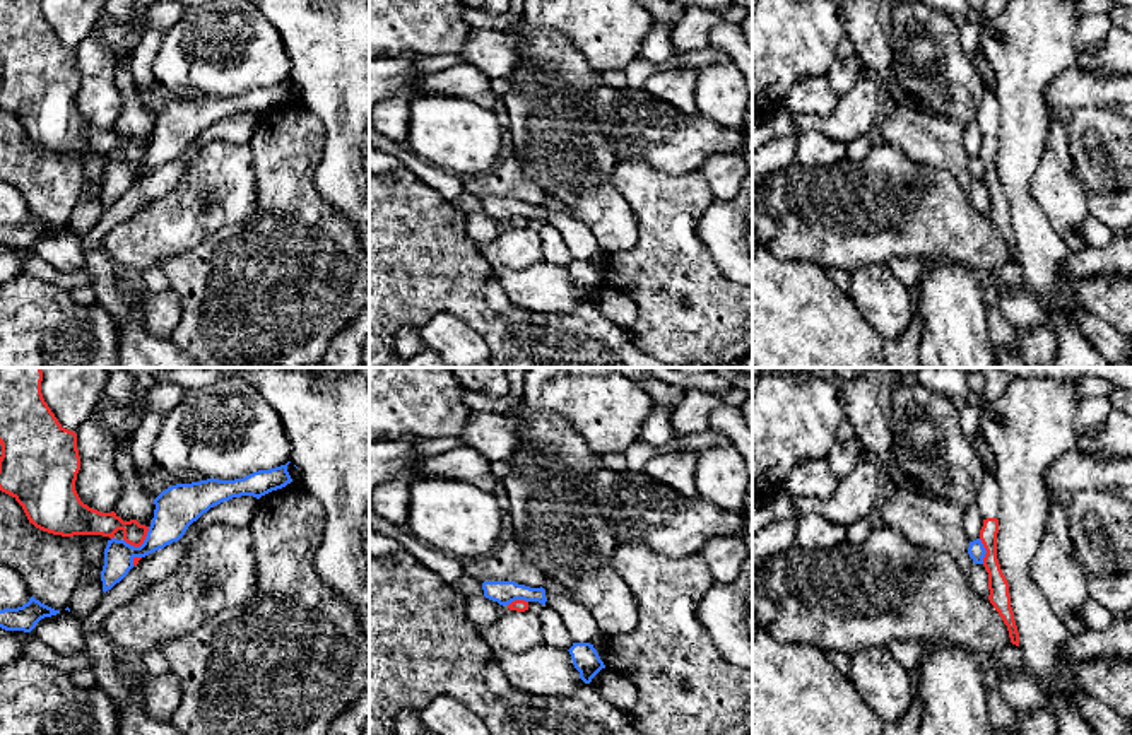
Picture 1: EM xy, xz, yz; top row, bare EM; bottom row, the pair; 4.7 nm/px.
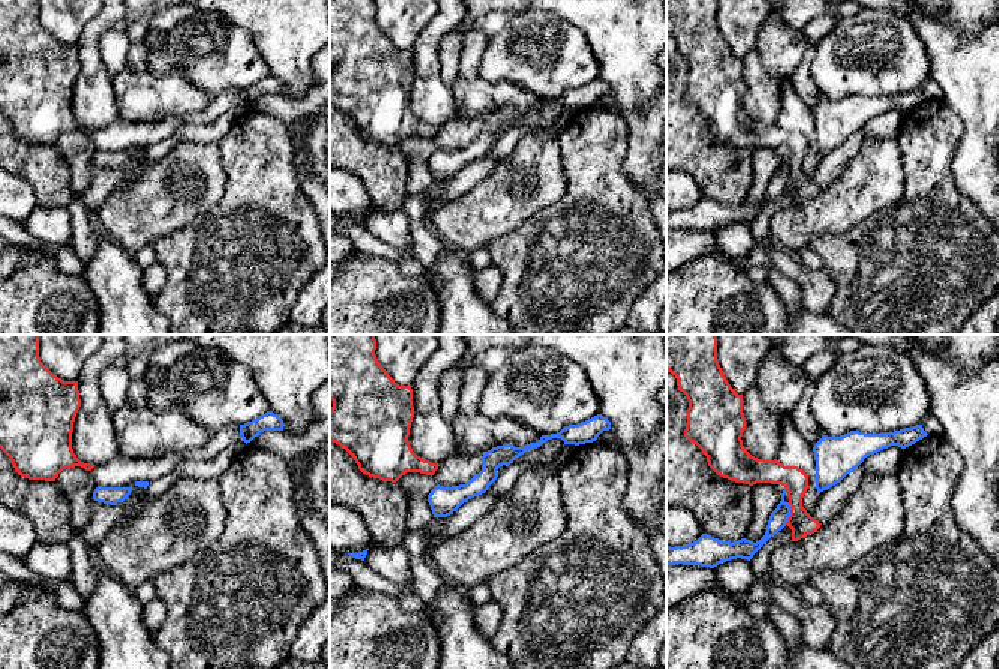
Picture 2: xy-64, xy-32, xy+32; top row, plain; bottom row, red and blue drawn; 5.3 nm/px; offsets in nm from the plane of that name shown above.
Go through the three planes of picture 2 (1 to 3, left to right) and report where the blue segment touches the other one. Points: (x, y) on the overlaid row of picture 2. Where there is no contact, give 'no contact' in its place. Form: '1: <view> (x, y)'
1: no contact
2: no contact
3: xy+32 (791, 513)

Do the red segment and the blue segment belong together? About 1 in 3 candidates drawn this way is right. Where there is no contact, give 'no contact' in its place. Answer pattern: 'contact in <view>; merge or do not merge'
contact in xy; do not merge

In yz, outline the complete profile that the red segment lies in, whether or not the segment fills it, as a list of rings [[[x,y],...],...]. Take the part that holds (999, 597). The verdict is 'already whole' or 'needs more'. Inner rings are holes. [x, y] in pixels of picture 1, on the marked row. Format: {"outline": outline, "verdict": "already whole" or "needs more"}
{"outline": [[[997,518],[983,520],[980,540],[987,550],[983,557],[983,566],[988,573],[988,590],[990,590],[988,600],[1002,617],[1004,624],[1007,626],[1011,643],[1019,646],[1019,632],[1011,607],[1009,583],[997,559],[997,533],[999,520]]], "verdict": "already whole"}

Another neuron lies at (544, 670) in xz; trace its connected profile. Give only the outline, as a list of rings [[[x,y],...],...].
[[[540,644],[527,651],[491,651],[511,689],[534,696],[566,696],[578,687],[590,685],[580,679],[569,651]]]

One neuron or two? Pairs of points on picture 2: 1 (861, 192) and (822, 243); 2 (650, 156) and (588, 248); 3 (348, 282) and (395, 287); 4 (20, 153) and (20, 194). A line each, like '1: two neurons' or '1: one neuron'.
1: two neurons
2: two neurons
3: one neuron
4: two neurons

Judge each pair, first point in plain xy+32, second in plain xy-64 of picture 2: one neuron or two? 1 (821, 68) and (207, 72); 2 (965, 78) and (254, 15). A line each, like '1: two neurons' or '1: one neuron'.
1: one neuron
2: one neuron

